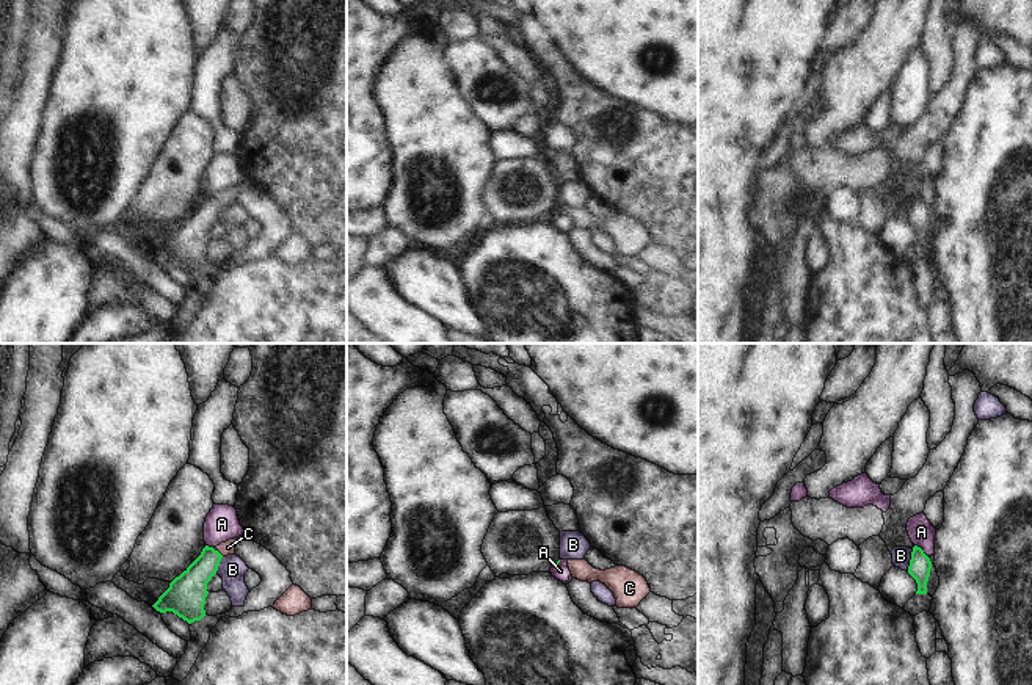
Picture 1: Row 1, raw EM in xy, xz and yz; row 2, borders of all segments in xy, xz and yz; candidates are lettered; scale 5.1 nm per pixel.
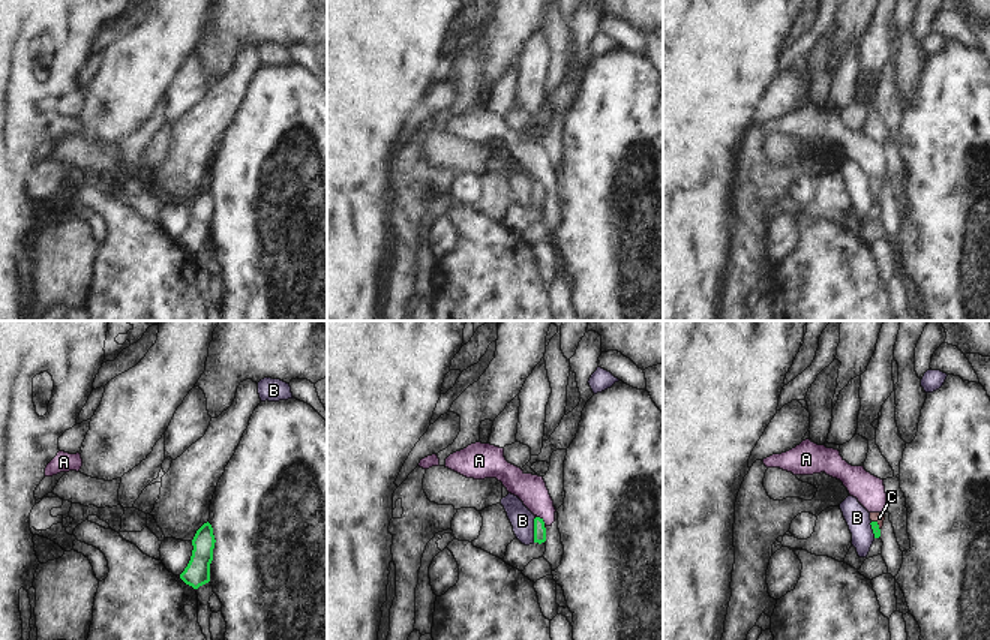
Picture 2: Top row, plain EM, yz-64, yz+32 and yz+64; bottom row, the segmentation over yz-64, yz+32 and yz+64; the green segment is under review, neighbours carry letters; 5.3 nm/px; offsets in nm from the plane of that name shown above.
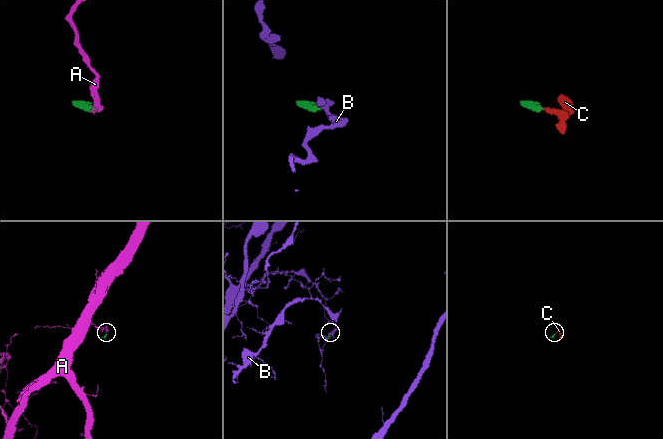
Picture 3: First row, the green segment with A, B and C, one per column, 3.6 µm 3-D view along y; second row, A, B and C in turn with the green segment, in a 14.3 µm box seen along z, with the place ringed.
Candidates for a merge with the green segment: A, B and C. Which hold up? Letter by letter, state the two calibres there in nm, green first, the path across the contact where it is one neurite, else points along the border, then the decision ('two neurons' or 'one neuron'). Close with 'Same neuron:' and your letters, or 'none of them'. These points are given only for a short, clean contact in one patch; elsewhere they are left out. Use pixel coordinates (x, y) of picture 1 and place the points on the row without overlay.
A: 110 nm thick on the green side, 140 nm on the other; border along yz (915, 193), (927, 206); two neurons
B: 110 nm thick on the green side, 100 nm on the other; border along yz (913, 198), (907, 220); two neurons
C: 180 nm thick on the green side, 70 nm on the other; runs through xy (188, 239), (217, 199), (228, 196); one neuron
Same neuron: C

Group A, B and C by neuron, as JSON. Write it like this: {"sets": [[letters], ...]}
{"sets": [["A"], ["B"], ["C"]]}

